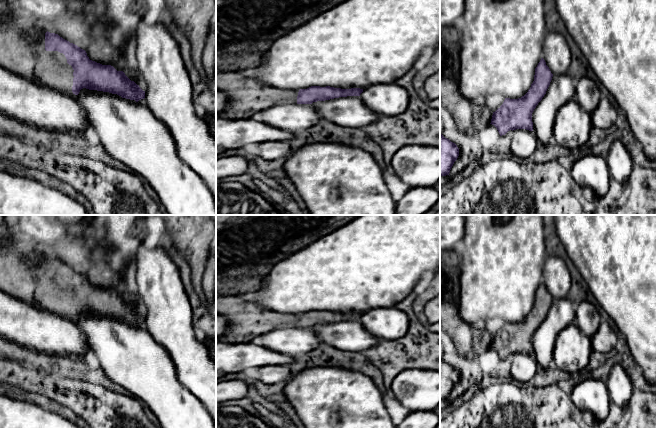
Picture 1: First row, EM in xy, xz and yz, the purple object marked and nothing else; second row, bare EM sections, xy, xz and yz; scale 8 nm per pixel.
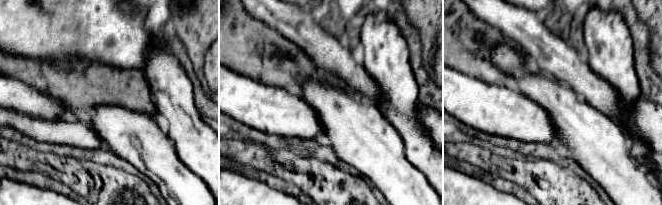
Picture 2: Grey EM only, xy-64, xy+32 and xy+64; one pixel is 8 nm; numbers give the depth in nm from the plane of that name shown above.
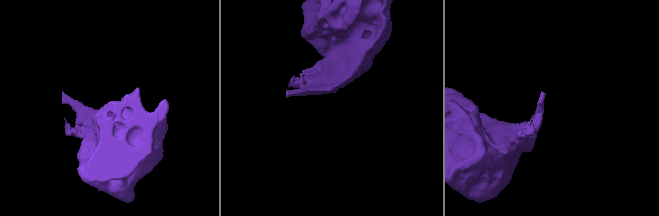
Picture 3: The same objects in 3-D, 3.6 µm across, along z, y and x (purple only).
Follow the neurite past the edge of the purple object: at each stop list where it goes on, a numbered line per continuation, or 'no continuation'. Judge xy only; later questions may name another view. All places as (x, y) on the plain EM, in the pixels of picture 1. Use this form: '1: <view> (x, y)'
1: xy (24, 279)

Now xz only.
1: xz (247, 320)

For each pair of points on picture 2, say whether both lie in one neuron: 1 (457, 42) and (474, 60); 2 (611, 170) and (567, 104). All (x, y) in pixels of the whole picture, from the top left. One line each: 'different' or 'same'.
1: same
2: same

